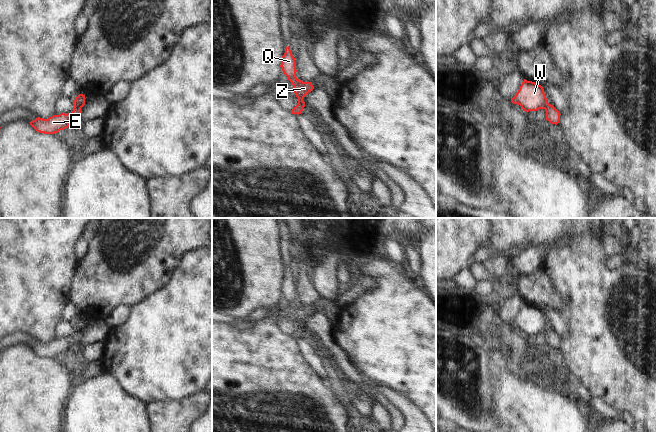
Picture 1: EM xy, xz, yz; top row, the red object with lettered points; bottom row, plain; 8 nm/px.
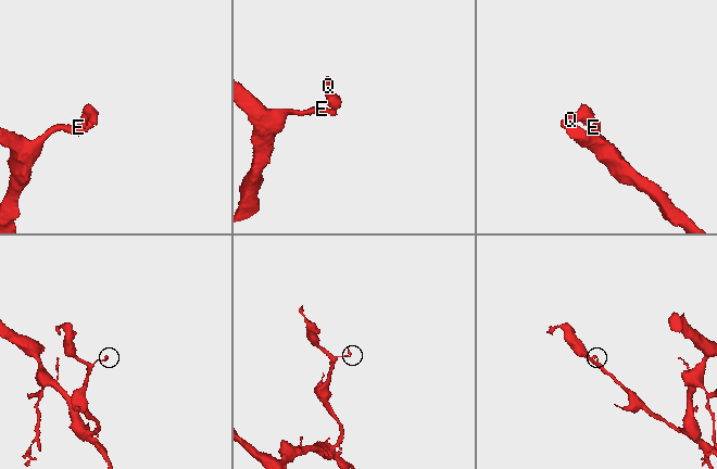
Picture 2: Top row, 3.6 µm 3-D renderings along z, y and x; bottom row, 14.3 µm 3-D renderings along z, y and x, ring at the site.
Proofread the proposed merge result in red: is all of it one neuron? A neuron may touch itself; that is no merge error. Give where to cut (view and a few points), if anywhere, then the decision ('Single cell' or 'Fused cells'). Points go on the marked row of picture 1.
Split along xy (74, 106), (80, 109). Fused cells.

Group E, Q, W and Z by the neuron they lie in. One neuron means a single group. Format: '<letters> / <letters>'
E / Q W Z

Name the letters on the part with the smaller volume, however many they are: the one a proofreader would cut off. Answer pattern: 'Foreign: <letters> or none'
Foreign: Q, W, Z

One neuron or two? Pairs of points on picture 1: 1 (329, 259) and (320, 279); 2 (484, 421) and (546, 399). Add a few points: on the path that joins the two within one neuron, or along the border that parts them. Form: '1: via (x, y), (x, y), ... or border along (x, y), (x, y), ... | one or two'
1: via (329, 264), (323, 274) | one
2: border along (492, 394), (492, 413), (498, 421) | two

